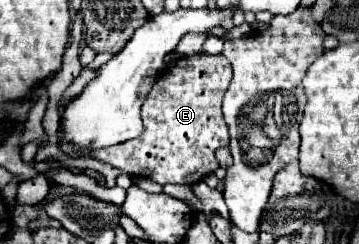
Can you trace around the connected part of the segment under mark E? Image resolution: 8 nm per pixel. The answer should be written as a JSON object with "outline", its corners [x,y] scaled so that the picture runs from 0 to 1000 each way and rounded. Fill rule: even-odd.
{"outline":[[[549,217],[526,234],[504,234],[487,250],[482,275],[465,275],[426,340],[421,373],[409,381],[409,406],[393,447],[398,480],[398,545],[382,570],[348,578],[343,594],[315,594],[298,611],[214,611],[198,594],[198,578],[181,578],[175,537],[159,537],[164,561],[164,611],[192,635],[192,643],[259,643],[281,668],[304,668],[337,709],[354,709],[365,725],[409,725],[443,758],[465,750],[515,750],[515,758],[543,758],[565,742],[582,709],[610,693],[610,668],[599,652],[599,619],[610,602],[627,602],[638,586],[638,537],[616,463],[616,414],[621,389],[638,357],[643,332],[643,258],[621,217],[610,225],[577,225],[577,217]]]}

